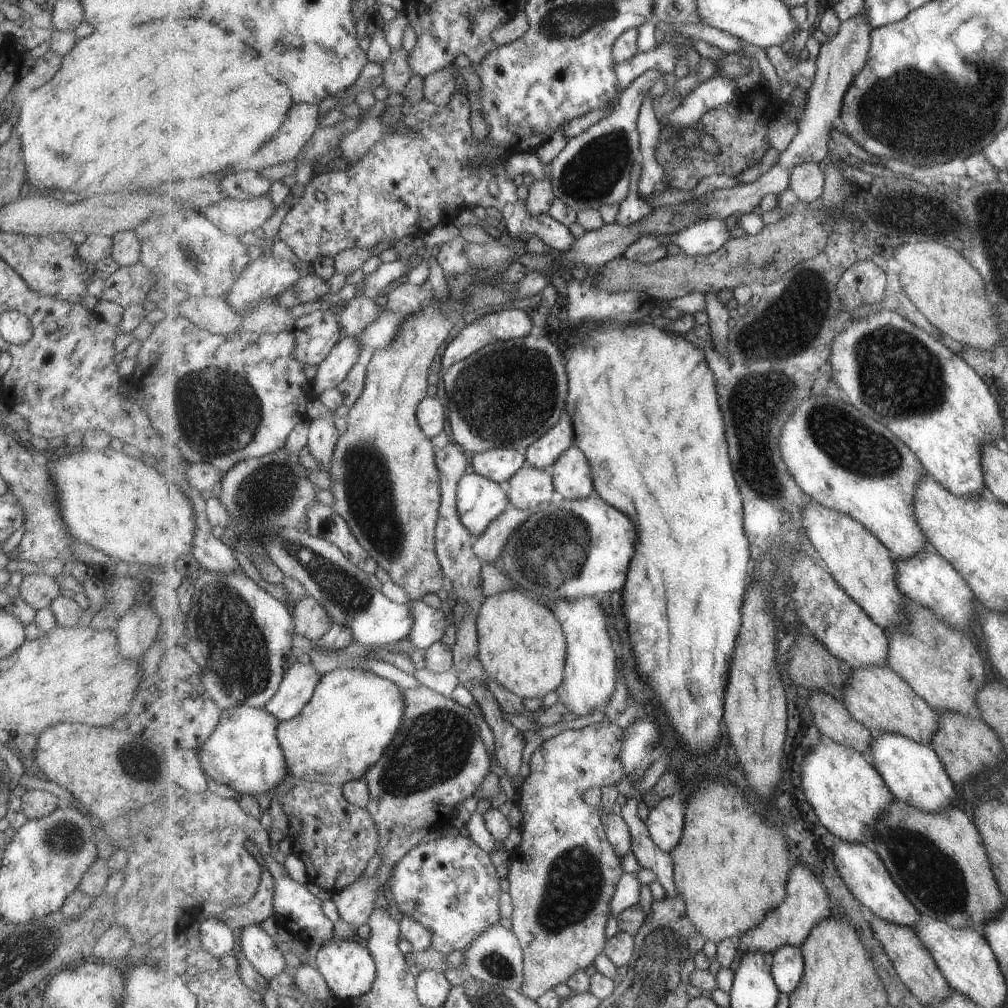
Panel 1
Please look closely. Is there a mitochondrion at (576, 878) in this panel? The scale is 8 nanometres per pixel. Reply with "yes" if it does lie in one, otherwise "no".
yes

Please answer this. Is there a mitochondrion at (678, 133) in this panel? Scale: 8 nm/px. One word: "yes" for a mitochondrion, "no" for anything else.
no

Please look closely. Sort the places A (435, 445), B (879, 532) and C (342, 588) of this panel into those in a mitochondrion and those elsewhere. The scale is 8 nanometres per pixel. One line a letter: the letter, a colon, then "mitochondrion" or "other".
A: other
B: other
C: mitochondrion

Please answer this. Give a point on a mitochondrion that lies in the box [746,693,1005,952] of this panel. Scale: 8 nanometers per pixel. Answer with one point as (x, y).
(928, 872)

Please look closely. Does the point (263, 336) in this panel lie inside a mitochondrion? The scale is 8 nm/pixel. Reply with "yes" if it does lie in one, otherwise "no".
no

